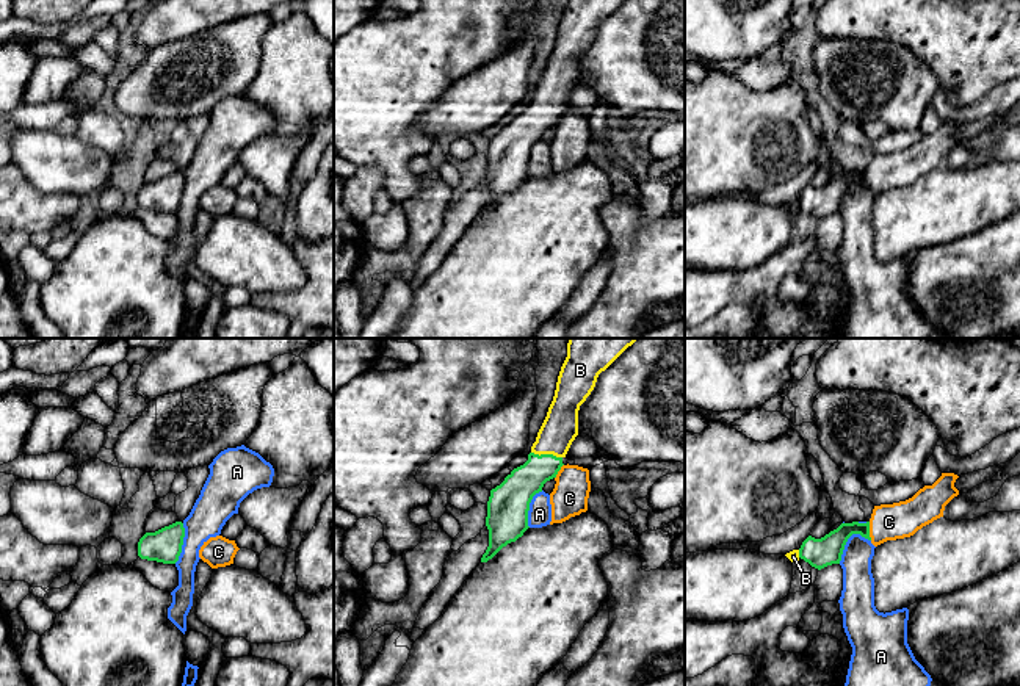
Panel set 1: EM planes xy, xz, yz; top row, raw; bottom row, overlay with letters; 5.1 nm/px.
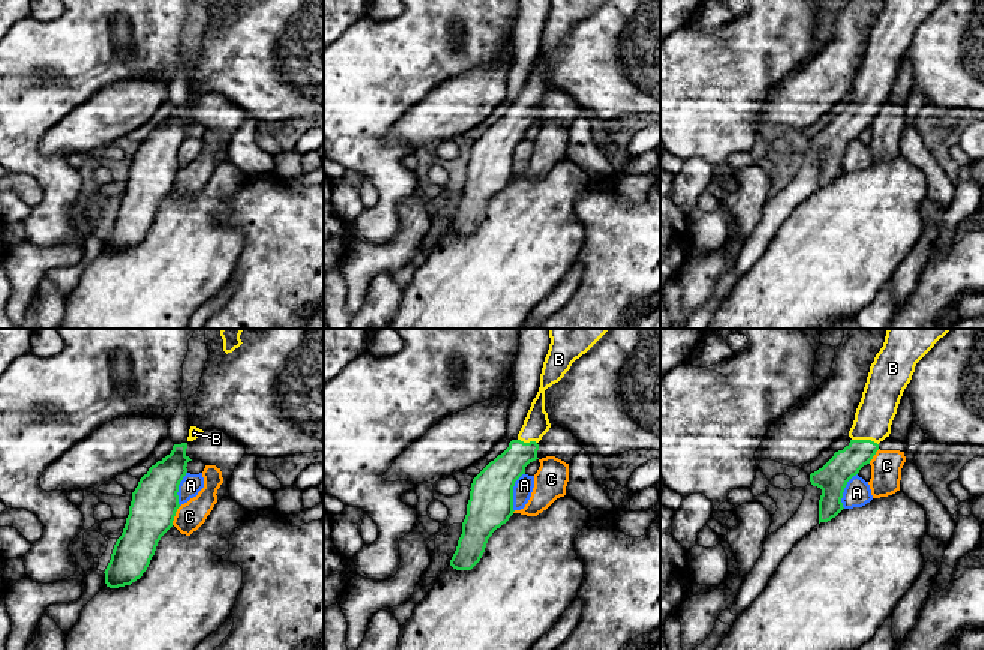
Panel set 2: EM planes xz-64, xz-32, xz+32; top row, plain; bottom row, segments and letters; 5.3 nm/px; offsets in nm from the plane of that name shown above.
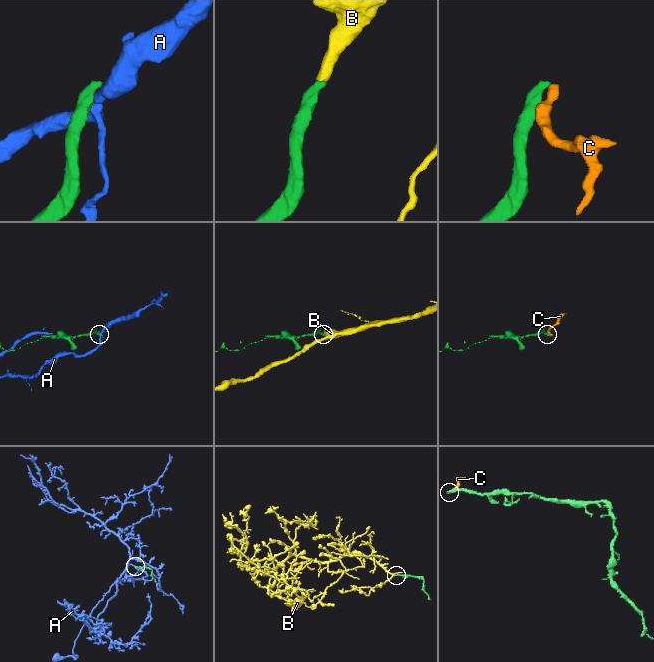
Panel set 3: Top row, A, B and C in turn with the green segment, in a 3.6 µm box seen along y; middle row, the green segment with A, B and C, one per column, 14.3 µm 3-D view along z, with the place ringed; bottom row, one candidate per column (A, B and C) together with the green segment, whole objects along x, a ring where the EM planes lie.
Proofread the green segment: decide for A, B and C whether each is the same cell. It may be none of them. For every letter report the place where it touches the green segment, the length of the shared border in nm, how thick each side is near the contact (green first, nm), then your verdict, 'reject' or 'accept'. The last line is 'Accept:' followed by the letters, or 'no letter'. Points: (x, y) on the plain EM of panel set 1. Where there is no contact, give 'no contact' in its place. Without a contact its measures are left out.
A: yz (846, 190) | 200 nm | 150/160 nm | reject
B: xz (547, 104) | 160 nm | 180/190 nm | accept
C: yz (868, 180) | 100 nm | 150/190 nm | reject
Accept: B

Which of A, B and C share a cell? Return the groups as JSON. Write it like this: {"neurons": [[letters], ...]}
{"neurons": [["A"], ["B"], ["C"]]}

